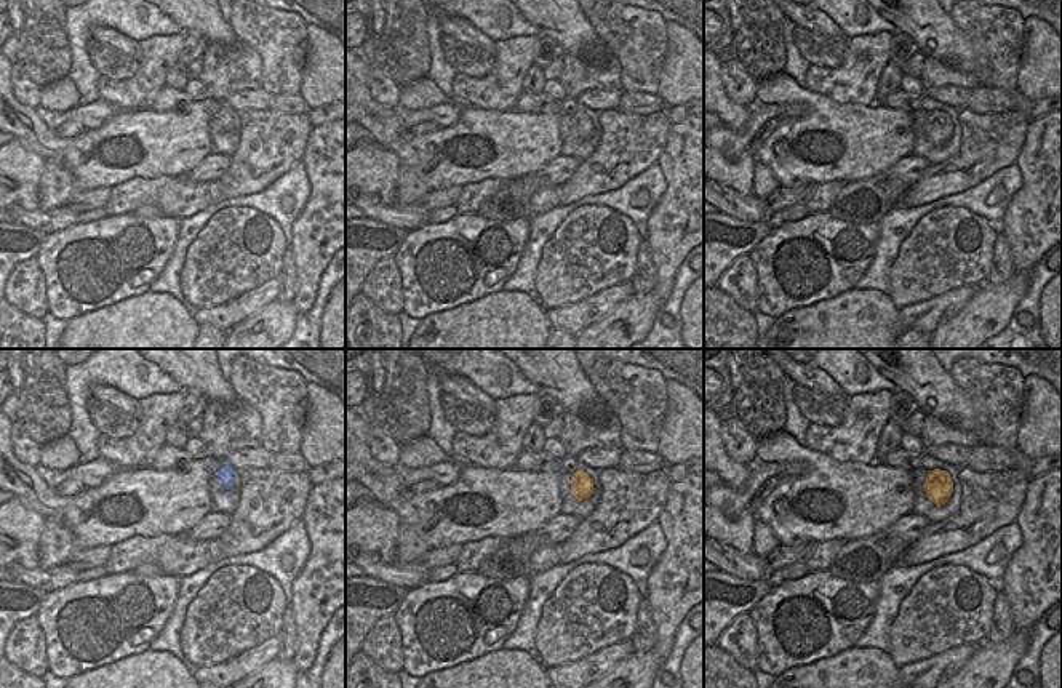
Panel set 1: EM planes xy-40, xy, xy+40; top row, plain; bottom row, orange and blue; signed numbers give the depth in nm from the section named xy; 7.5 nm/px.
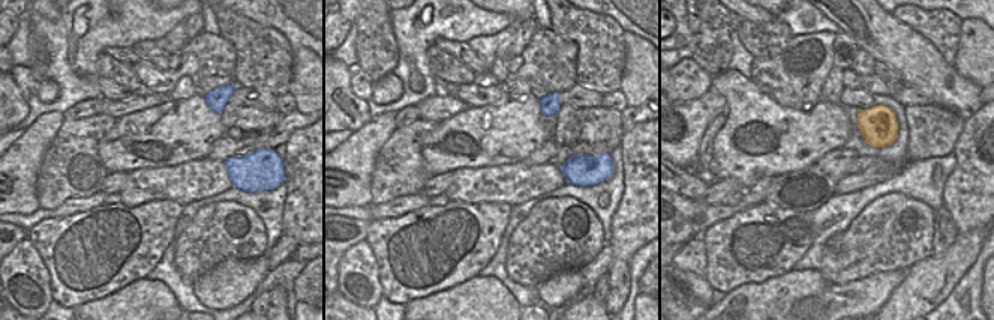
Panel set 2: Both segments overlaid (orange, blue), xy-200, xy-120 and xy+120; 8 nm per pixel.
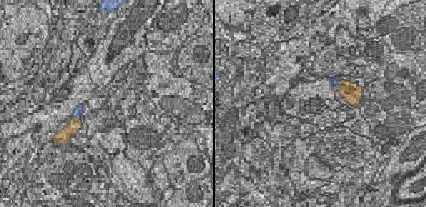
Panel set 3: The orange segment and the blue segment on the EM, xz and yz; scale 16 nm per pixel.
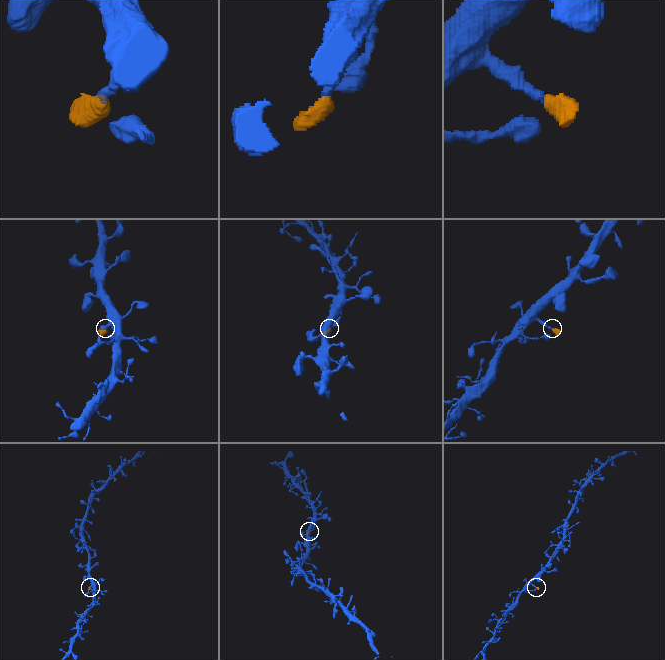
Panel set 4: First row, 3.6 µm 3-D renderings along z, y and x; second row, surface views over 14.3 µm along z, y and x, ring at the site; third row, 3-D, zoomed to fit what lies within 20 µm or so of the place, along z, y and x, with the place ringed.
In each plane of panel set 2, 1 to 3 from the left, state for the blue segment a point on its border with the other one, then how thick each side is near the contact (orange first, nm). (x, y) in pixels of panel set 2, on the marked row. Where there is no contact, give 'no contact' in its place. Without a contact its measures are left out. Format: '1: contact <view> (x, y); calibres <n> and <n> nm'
1: no contact
2: no contact
3: no contact

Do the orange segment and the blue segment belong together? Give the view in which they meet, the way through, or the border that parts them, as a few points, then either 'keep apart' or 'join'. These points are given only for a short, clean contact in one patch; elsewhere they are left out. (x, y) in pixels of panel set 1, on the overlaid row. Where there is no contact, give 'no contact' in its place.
no contact | join

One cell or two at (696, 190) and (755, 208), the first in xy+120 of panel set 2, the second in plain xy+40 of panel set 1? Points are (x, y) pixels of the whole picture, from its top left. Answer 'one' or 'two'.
one

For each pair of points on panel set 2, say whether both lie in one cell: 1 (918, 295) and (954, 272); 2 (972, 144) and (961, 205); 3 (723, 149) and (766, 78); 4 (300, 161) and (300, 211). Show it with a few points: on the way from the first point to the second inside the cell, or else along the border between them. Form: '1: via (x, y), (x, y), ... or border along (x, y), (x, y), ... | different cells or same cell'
1: via (927, 286), (939, 274), (945, 272) | same cell
2: via (972, 160), (972, 190) | same cell
3: border along (751, 78), (762, 92), (789, 108) | different cells
4: via (300, 173), (300, 199) | same cell

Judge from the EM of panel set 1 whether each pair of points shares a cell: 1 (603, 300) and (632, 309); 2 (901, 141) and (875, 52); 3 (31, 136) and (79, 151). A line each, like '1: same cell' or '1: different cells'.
1: different cells
2: different cells
3: same cell

